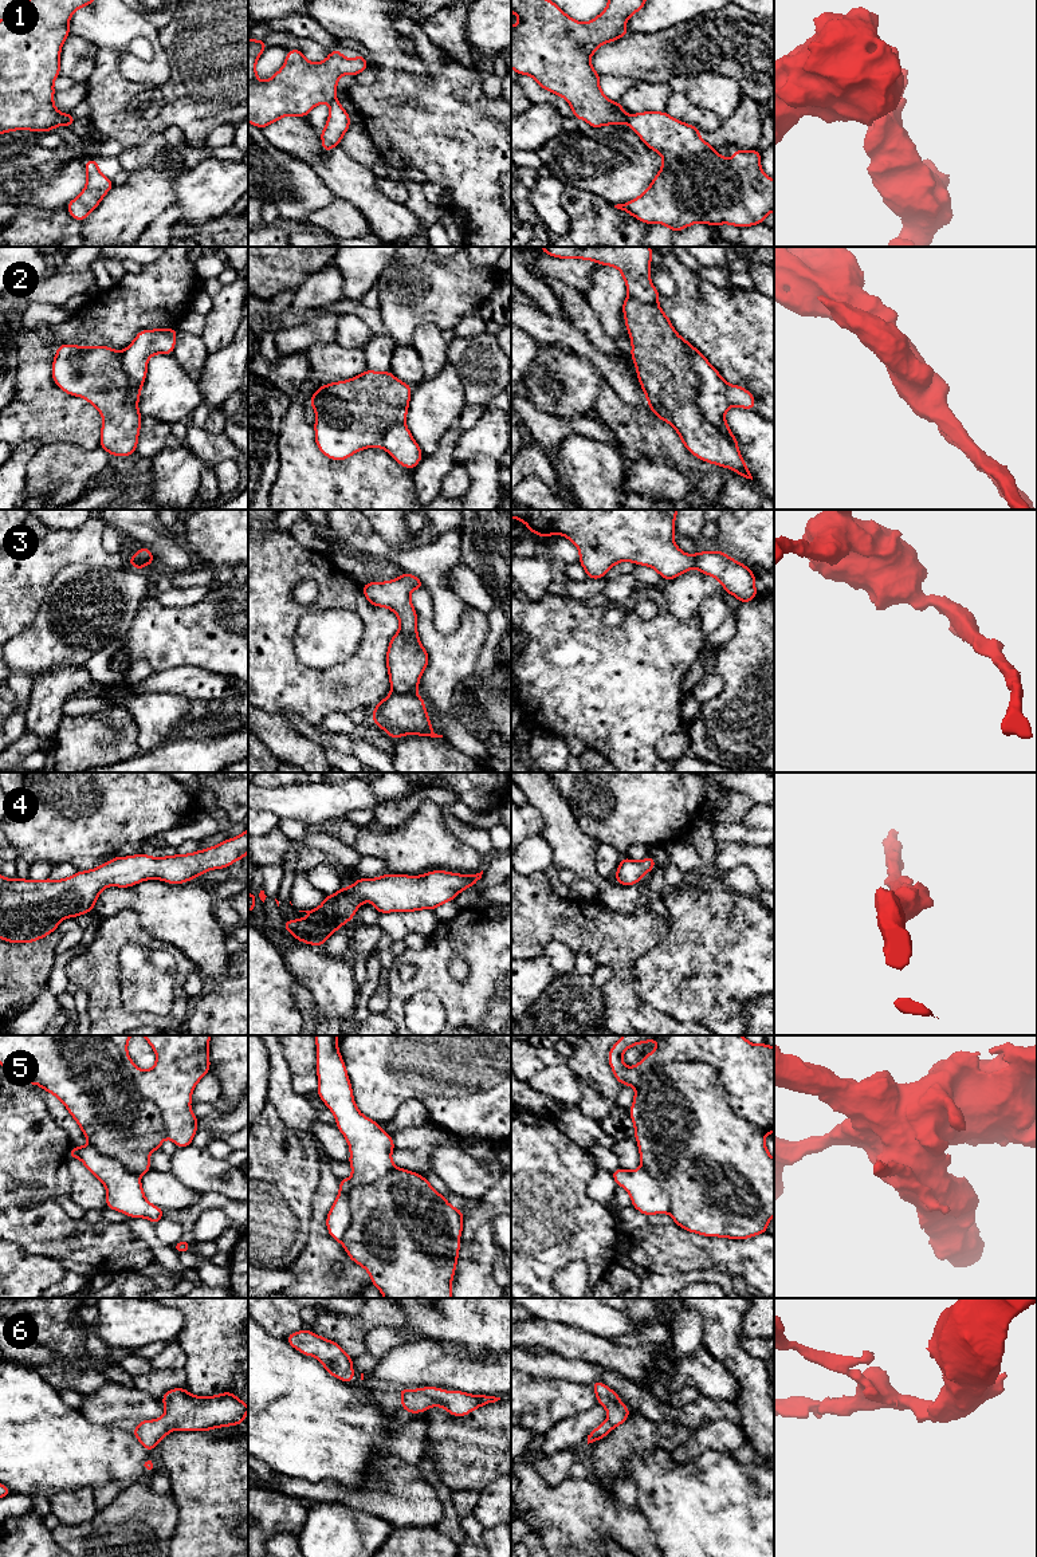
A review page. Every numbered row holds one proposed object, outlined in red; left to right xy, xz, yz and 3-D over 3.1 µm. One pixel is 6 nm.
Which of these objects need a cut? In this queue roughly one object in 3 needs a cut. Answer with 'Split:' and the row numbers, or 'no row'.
Split: 1, 2, 3, 5

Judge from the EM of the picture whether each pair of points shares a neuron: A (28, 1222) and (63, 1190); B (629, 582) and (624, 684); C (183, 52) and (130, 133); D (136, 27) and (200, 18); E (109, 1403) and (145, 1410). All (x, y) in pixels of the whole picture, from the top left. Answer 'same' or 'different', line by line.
A: different
B: different
C: same
D: different
E: same

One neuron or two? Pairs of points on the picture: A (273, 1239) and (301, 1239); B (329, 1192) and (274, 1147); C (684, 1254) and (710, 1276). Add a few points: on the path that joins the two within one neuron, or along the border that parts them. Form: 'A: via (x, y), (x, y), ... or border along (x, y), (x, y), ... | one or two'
A: via (279, 1239), (294, 1239) | one
B: border along (318, 1151), (319, 1184), (314, 1195), (311, 1214) | two
C: border along (678, 1273), (718, 1269), (731, 1278) | two

